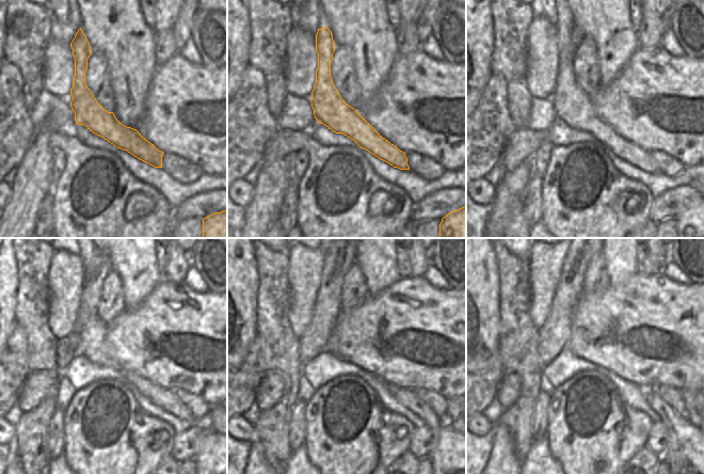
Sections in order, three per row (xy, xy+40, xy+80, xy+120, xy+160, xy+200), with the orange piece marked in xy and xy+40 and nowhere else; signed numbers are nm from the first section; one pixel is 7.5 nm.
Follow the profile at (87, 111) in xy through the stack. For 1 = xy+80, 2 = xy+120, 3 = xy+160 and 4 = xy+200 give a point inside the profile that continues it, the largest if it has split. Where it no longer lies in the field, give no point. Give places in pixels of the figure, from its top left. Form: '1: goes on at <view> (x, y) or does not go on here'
1: goes on at xy+80 (573, 106)
2: goes on at xy+120 (92, 344)
3: goes on at xy+160 (444, 455)
4: goes on at xy+200 (683, 454)

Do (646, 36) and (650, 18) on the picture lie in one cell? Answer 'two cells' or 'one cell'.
one cell

